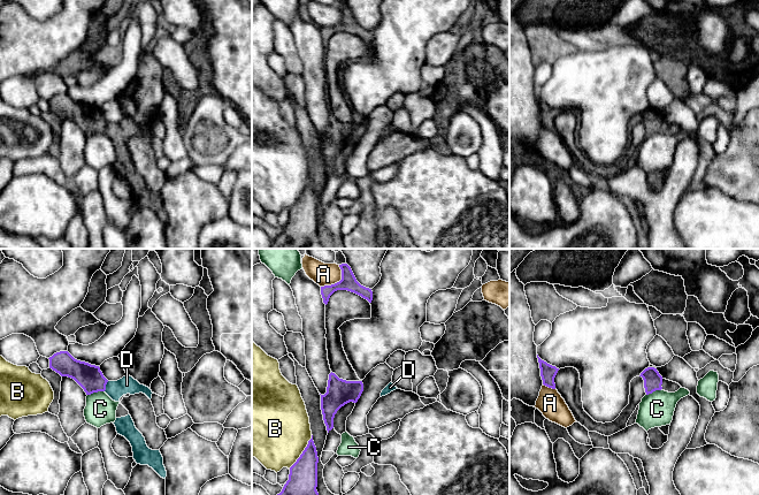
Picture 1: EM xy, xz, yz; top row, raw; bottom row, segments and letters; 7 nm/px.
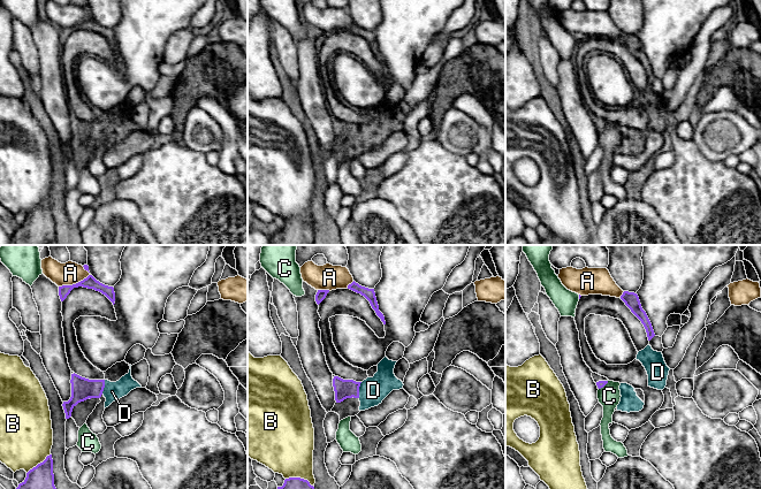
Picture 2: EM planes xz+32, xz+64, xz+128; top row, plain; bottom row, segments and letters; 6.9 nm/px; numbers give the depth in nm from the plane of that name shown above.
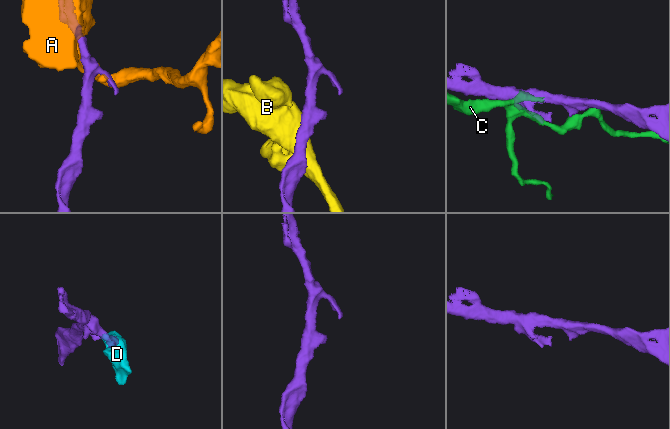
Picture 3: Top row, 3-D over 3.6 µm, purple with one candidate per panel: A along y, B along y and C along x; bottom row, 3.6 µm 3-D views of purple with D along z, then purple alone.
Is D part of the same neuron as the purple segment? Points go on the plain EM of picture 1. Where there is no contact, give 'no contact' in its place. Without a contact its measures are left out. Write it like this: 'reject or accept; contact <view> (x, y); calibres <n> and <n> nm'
accept; contact xy (105, 128); calibres 180 and 130 nm

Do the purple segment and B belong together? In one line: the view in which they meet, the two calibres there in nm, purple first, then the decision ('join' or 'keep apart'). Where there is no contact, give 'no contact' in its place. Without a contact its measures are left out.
meets purple in xz; 220 nm thick on the purple side, 480 nm on the other; keep apart

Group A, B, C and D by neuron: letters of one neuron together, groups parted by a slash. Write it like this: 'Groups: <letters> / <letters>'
Groups: A / B / C / D

